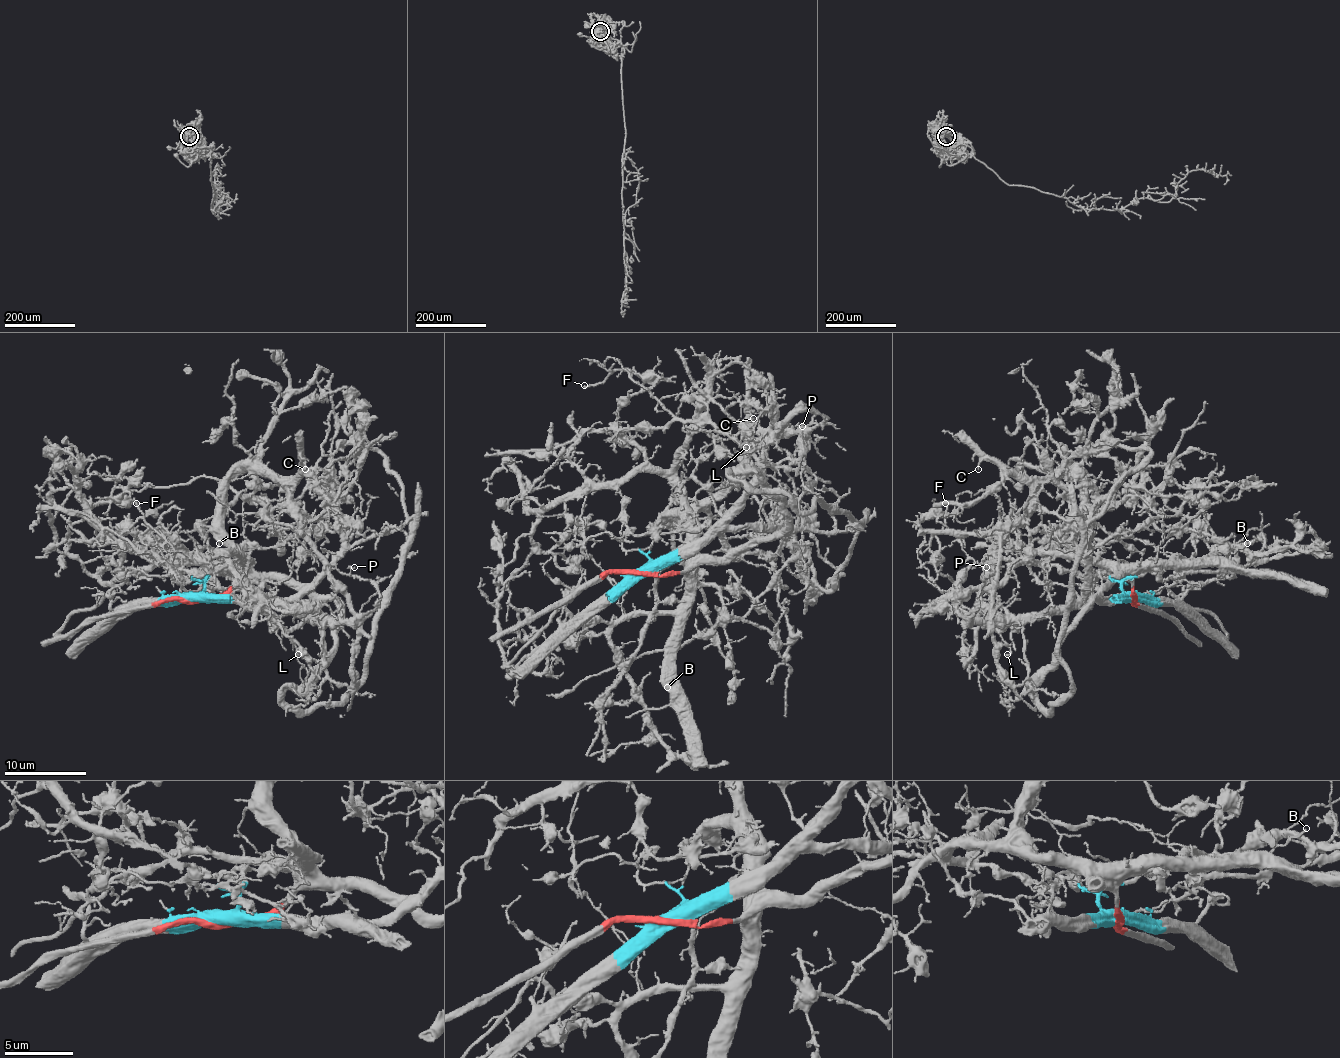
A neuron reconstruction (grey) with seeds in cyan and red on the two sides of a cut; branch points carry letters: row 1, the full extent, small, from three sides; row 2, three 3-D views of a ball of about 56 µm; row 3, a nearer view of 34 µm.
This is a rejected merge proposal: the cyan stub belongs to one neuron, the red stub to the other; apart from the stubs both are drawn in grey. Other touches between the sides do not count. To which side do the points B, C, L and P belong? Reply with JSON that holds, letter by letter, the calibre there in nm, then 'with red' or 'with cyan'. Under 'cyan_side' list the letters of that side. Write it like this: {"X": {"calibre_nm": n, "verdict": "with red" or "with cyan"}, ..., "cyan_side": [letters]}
{"B": {"calibre_nm": 140, "verdict": "with red"}, "C": {"calibre_nm": 130, "verdict": "with red"}, "L": {"calibre_nm": 130, "verdict": "with cyan"}, "P": {"calibre_nm": 110, "verdict": "with cyan"}, "cyan_side": ["L", "P"]}

